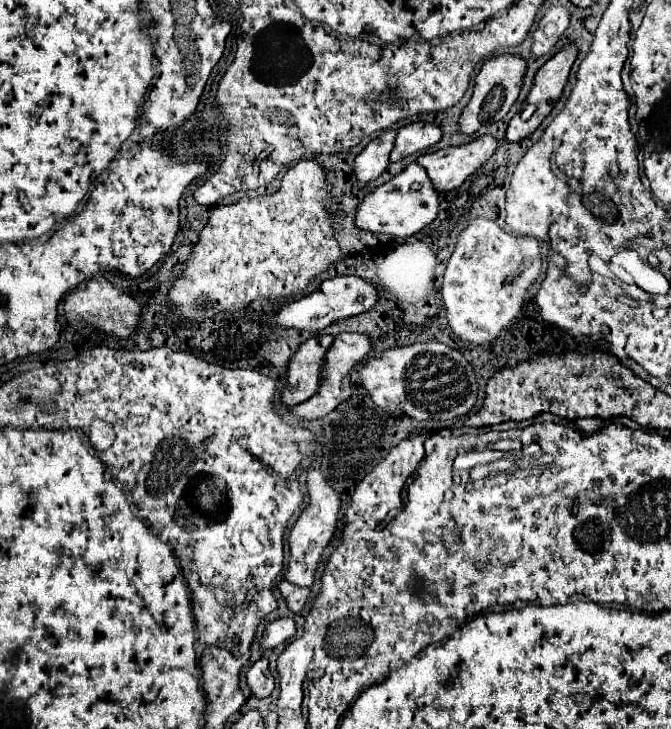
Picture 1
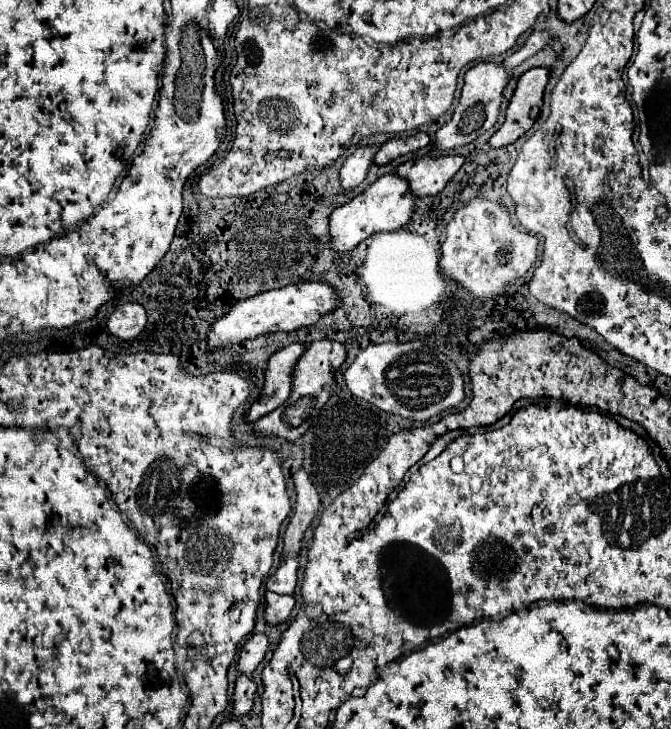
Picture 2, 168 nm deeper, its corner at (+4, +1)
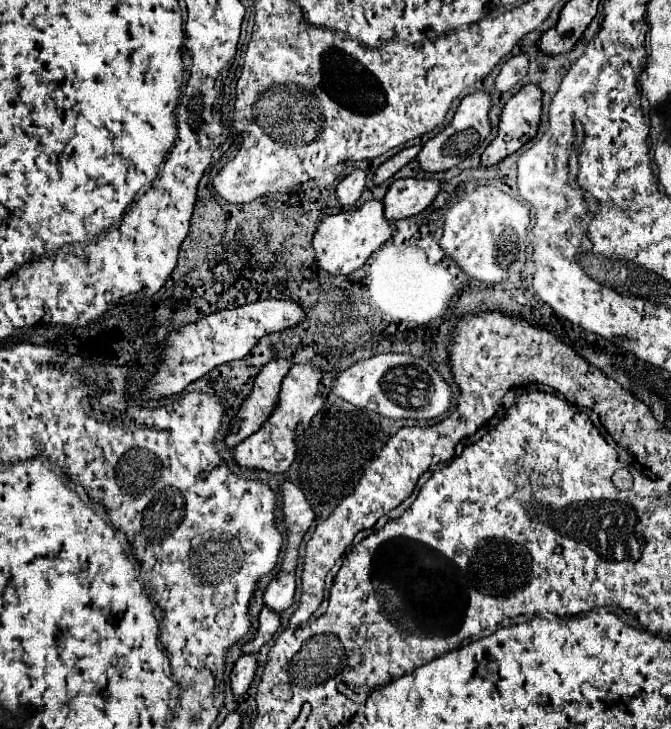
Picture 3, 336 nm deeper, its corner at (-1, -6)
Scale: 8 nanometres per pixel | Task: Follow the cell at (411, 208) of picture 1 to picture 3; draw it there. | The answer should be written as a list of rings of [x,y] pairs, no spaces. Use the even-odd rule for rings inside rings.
[[[368,200],[352,212],[340,212],[336,216],[326,216],[312,238],[312,248],[316,254],[316,264],[328,274],[352,274],[362,268],[368,256],[382,246],[392,236],[392,222],[384,218],[384,206],[378,200]]]

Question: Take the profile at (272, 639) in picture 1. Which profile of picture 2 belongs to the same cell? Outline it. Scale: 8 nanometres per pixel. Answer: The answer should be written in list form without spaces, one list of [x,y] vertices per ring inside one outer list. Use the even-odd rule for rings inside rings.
[[[255,633],[239,653],[239,663],[237,663],[239,673],[251,675],[255,667],[263,661],[267,649],[269,649],[269,637],[263,633]]]

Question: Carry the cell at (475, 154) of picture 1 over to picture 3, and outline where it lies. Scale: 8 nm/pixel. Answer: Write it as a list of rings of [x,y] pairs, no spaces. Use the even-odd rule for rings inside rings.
[[[400,178],[396,180],[384,196],[384,216],[388,220],[400,220],[420,214],[432,204],[440,192],[438,180],[416,180]]]

